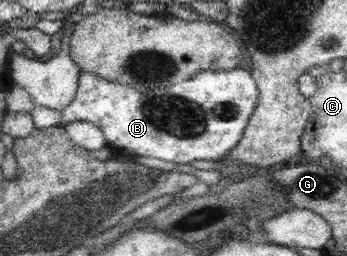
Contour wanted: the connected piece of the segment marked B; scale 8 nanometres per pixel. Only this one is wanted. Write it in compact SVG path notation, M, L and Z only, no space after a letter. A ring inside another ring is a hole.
M226 69L224 72L200 72L180 84L174 86L162 86L138 91L138 88L120 87L116 83L110 83L106 79L95 77L92 73L80 73L75 99L63 110L54 111L35 104L31 115L35 122L35 130L56 126L56 124L70 124L72 120L87 120L98 126L101 137L105 138L111 146L120 148L123 155L131 158L136 156L150 156L158 160L166 160L174 164L188 164L194 160L220 160L224 155L236 146L242 130L246 126L258 102L258 89L250 72L241 69Z

